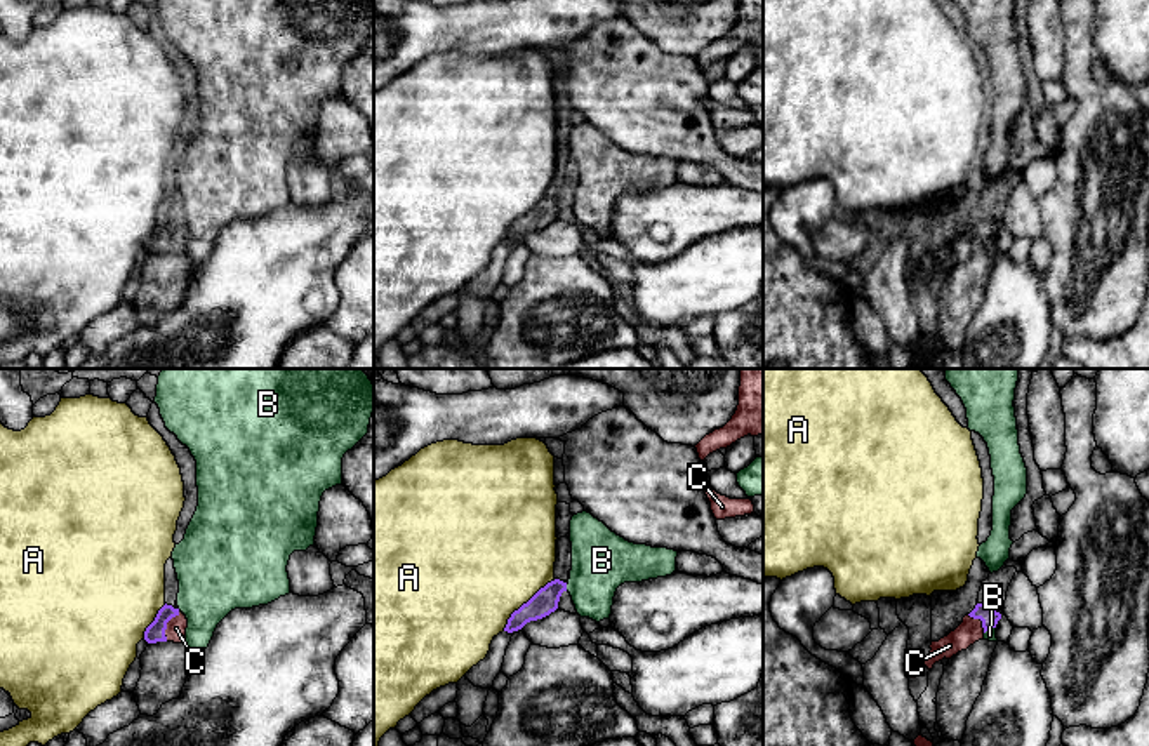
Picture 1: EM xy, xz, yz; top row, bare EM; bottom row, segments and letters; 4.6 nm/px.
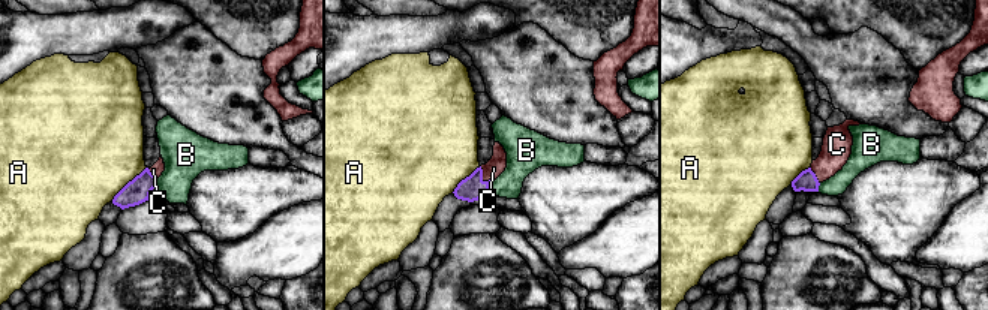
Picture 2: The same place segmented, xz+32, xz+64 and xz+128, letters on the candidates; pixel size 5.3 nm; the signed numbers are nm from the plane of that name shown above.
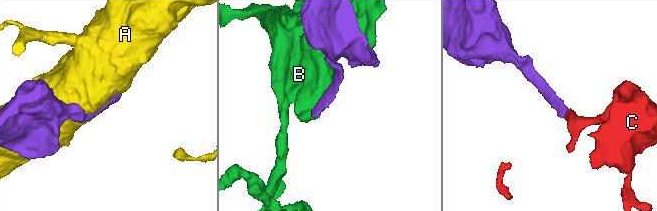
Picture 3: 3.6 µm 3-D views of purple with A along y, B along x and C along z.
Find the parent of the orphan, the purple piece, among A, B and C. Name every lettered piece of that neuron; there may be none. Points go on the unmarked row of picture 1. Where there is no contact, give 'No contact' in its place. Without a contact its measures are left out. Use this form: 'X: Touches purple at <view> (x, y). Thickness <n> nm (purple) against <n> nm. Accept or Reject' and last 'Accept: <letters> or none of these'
A: Touches purple at xz (527, 213). Thickness 120 nm (purple) against 500 nm. Reject
B: Touches purple at xz (565, 199). Thickness 120 nm (purple) against 280 nm. Reject
C: Touches purple at xy (166, 237). Thickness 90 nm (purple) against 100 nm. Accept
Accept: C

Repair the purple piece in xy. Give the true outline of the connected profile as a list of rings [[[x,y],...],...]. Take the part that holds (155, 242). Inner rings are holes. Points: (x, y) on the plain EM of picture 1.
[[[165,214],[158,221],[155,231],[146,238],[144,250],[148,254],[156,252],[184,254],[186,238],[188,238],[186,226],[179,219],[174,219],[172,216]]]

